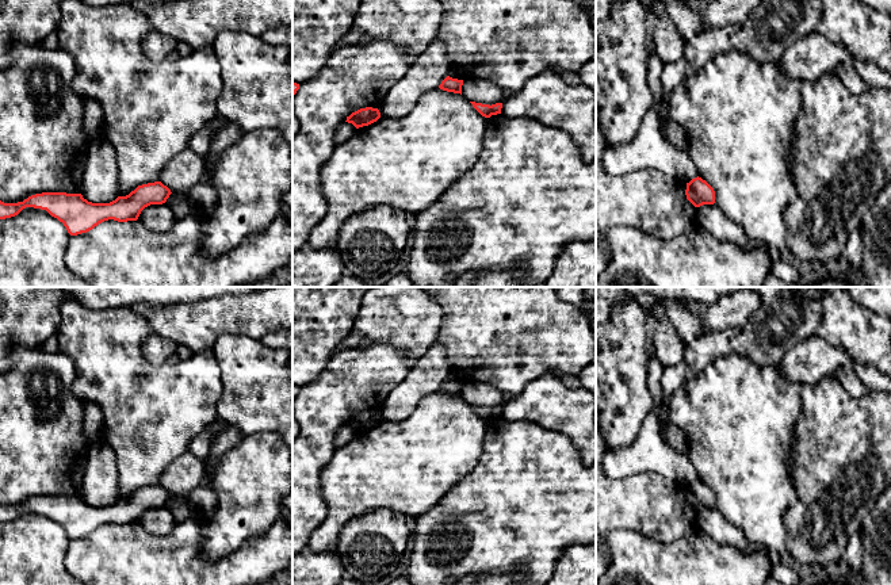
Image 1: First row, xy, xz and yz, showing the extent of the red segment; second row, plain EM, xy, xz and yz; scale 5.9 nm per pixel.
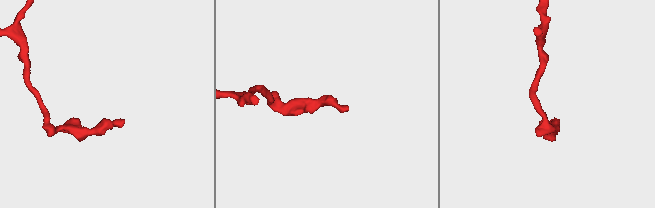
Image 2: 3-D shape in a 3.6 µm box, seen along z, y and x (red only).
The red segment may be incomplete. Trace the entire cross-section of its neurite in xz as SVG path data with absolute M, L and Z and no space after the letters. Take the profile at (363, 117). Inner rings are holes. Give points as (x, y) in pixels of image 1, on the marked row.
M366 107L352 112L349 116L347 116L345 122L352 123L356 129L359 129L376 122L379 118L381 112L378 108Z

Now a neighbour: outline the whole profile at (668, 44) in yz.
M664 15L651 16L653 50L666 62L676 62L685 57L685 39L673 23Z

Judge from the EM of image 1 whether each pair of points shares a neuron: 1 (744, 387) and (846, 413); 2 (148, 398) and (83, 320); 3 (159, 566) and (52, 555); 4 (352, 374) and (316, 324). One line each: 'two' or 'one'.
1: two
2: one
3: two
4: two

